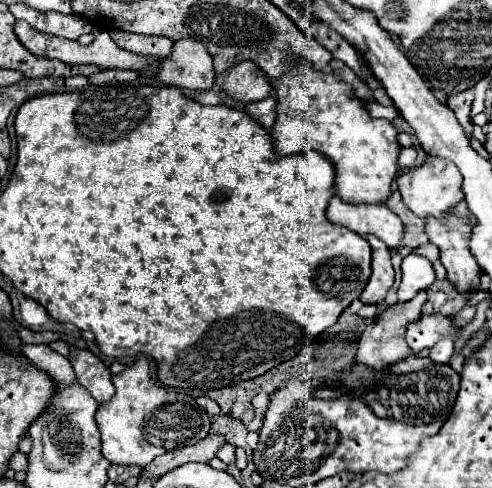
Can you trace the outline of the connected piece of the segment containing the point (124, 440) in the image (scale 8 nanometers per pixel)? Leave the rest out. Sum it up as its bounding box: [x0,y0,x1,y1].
[96,359,210,467]

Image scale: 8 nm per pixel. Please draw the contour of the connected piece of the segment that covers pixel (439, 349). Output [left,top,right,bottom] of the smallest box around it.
[428,339,454,365]

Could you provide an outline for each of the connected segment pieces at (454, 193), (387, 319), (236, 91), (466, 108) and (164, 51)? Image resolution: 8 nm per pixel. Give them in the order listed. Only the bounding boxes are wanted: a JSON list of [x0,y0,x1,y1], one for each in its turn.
[[398,157,464,219],[352,289,426,371],[216,61,274,103],[448,89,474,135],[110,29,174,57]]

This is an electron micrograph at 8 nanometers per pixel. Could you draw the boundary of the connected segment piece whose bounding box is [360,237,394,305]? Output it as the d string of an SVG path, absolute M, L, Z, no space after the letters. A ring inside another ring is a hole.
M366 237L372 247L372 277L360 295L364 305L376 305L394 285L394 269L390 263L390 249L378 237Z

